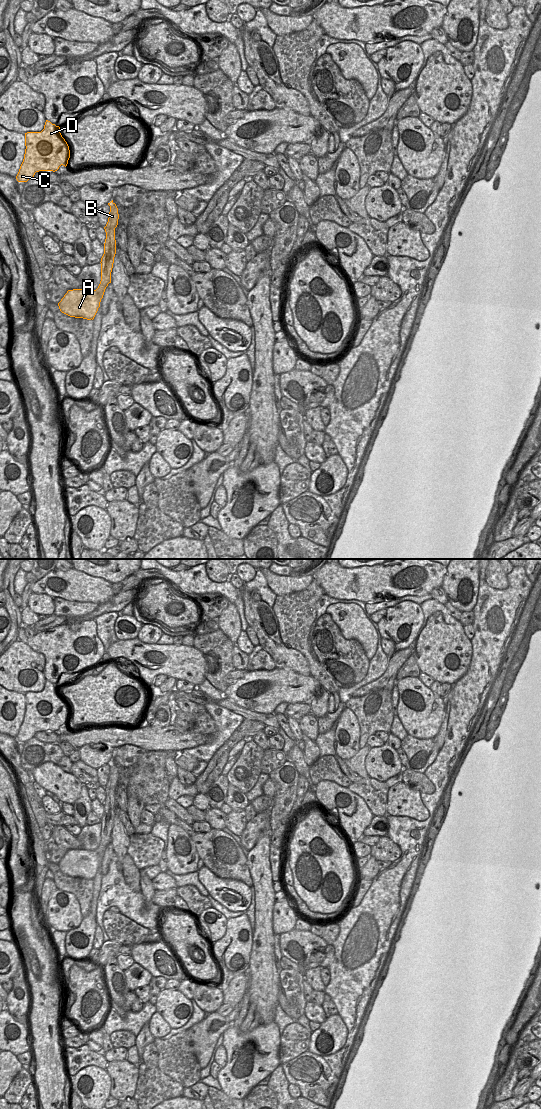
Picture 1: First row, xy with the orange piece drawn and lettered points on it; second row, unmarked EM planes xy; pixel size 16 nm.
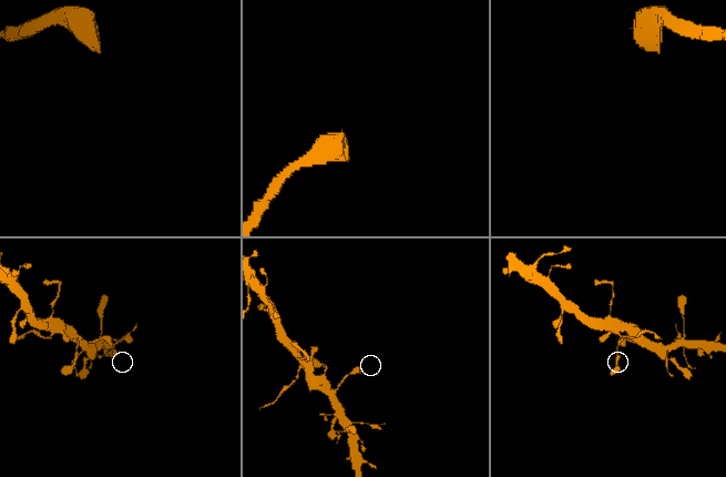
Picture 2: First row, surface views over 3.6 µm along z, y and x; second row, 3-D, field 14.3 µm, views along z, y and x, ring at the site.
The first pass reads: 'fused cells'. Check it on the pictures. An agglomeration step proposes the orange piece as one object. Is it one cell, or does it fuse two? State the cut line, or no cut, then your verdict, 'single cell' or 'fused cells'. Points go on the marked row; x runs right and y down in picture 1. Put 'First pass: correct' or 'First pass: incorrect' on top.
First pass: incorrect
no cut | single cell

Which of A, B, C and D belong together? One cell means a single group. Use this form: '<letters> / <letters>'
A B C D

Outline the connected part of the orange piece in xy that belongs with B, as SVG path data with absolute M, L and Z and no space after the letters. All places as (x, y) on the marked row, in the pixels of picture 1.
M113 200L108 203L110 206L109 218L106 226L106 239L104 243L104 254L101 258L101 281L94 291L84 289L68 290L58 303L62 313L75 318L93 320L106 287L111 283L111 272L116 254L115 228L118 225L118 208Z

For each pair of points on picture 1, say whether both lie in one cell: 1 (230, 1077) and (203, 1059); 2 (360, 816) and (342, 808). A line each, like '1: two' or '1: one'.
1: two
2: one

